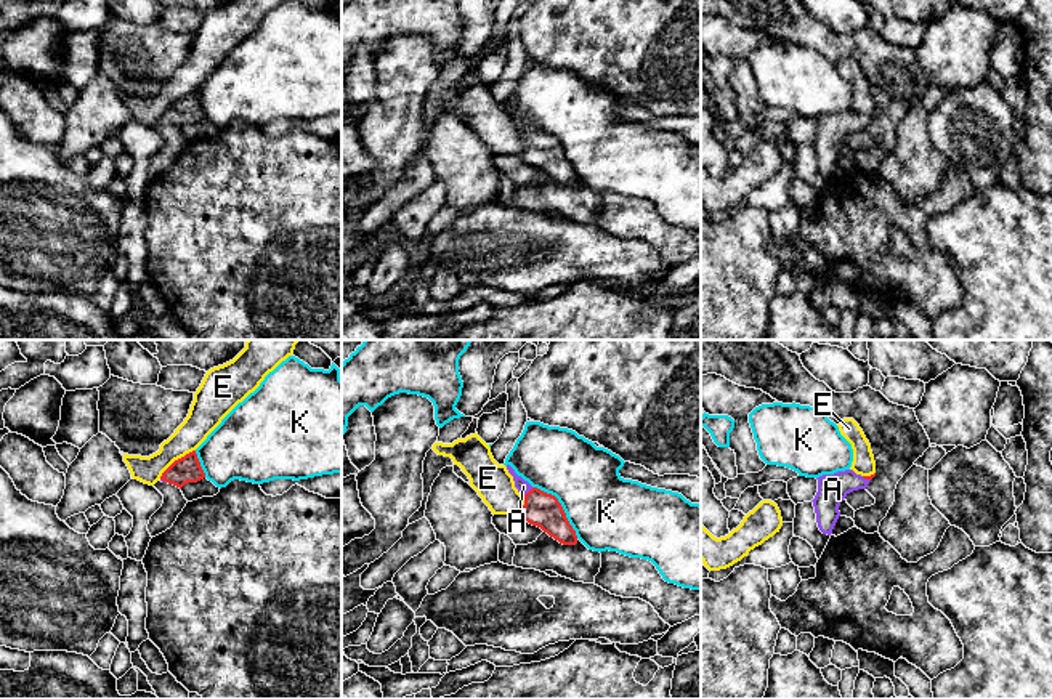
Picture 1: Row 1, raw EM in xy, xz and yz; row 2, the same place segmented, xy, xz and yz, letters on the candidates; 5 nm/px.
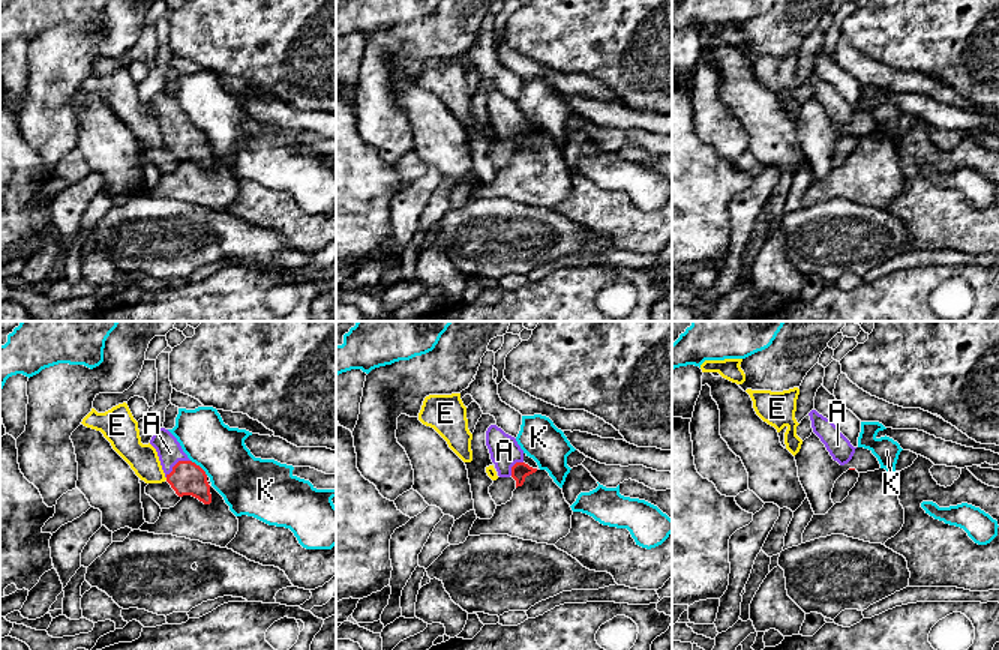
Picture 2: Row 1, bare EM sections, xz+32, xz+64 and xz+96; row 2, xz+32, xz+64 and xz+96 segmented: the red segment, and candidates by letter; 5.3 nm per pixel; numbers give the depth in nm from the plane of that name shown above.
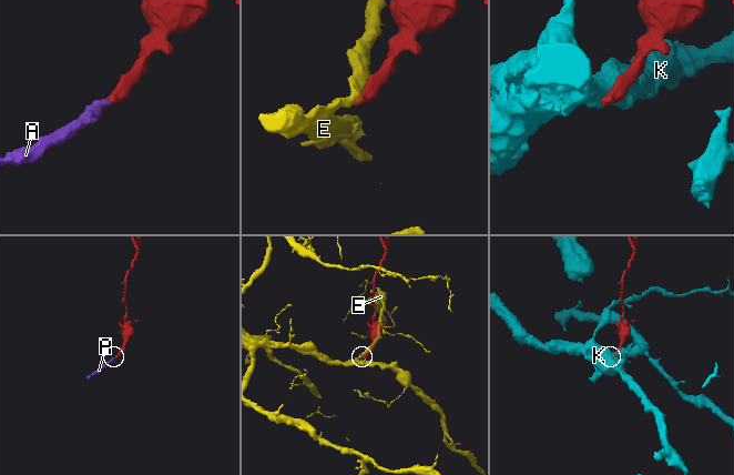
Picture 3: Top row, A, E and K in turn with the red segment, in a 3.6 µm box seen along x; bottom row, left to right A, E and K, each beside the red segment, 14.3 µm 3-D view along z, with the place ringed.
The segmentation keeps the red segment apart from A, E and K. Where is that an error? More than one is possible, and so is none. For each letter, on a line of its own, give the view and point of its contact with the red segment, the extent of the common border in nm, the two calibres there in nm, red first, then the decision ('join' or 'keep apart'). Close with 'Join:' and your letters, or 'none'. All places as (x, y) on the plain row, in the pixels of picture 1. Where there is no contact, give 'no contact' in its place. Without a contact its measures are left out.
A: xz (530, 132) | 70 nm | 170/70 nm | join
E: xy (175, 101) | 240 nm | 130/160 nm | keep apart
K: xz (562, 148) | 340 nm | 170/380 nm | keep apart
Join: A

